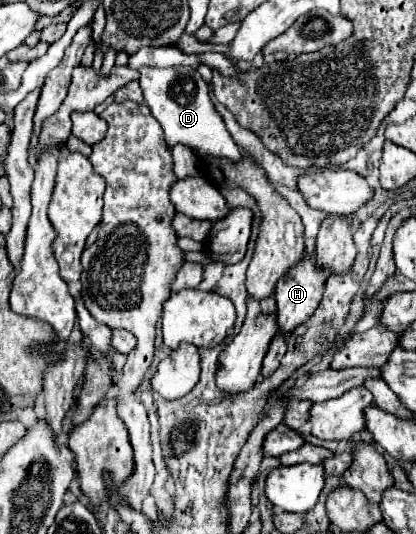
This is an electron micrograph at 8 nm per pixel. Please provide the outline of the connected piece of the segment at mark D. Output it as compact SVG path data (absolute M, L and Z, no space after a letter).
M141 66L139 68L139 82L145 96L145 104L149 106L153 118L161 124L165 132L167 144L185 144L193 152L207 156L225 156L233 162L241 160L239 146L231 140L219 112L215 110L209 98L209 86L201 78L201 74L191 66L171 66L171 68L157 68L157 66Z

